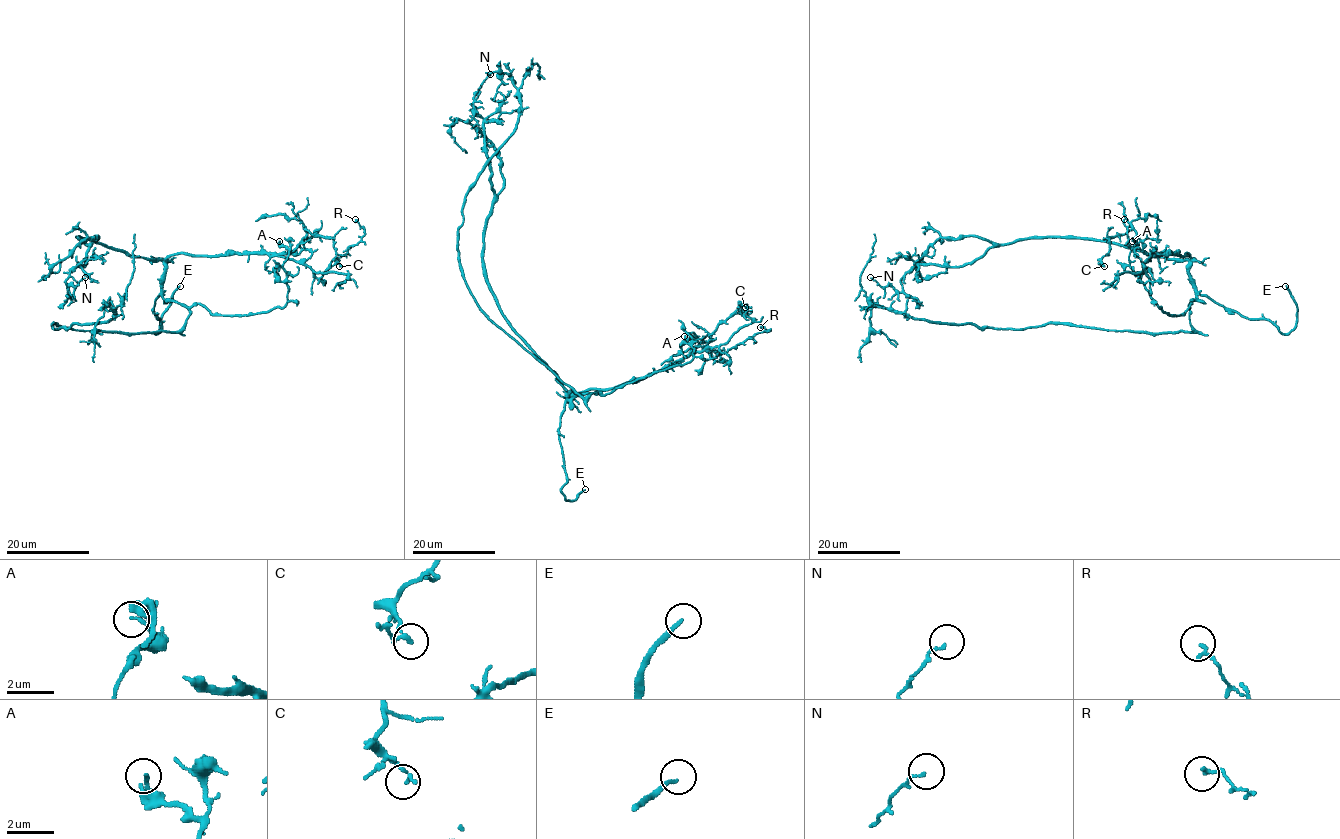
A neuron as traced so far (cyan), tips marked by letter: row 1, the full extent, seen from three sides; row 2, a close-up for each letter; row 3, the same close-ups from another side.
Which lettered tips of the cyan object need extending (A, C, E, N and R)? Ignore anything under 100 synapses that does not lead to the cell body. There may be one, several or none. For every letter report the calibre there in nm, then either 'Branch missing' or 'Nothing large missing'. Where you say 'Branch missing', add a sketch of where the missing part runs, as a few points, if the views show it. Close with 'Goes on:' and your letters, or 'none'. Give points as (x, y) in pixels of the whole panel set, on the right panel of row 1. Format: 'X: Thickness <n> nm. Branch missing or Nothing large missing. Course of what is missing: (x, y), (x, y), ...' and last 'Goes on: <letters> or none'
A: Thickness 130 nm. Nothing large missing
C: Thickness 160 nm. Nothing large missing
E: Thickness 150 nm. Branch missing. Course of what is missing: (1285, 286), (1286, 276), (1275, 257), (1229, 218), (1226, 202), (1252, 184), (1249, 181)
N: Thickness 120 nm. Nothing large missing
R: Thickness 150 nm. Nothing large missing
Goes on: E

